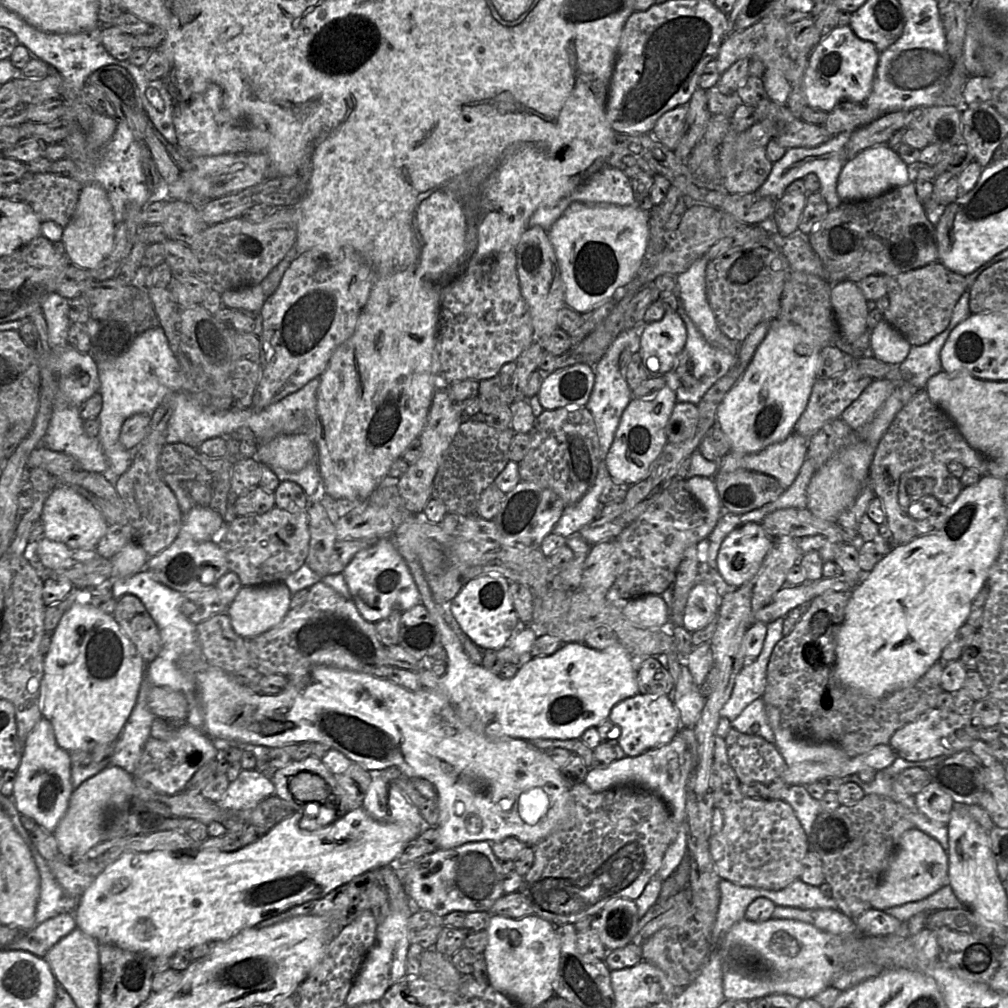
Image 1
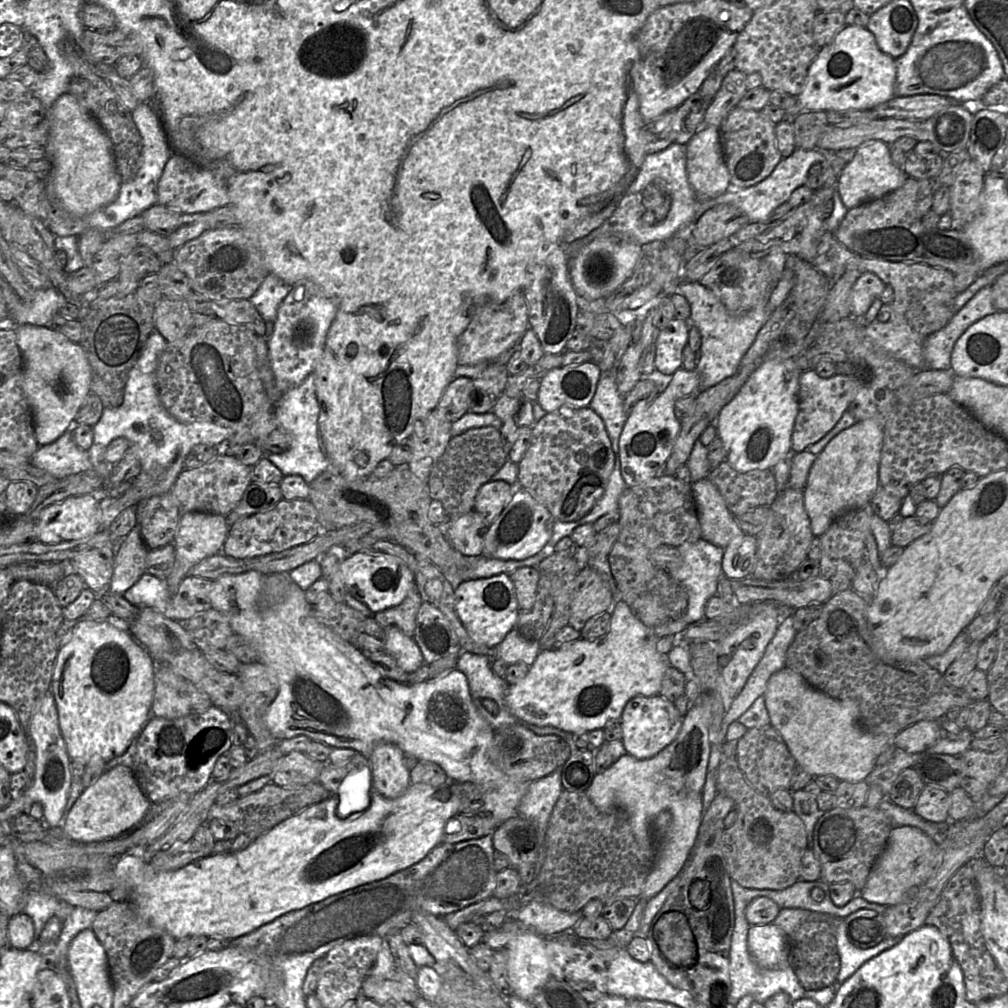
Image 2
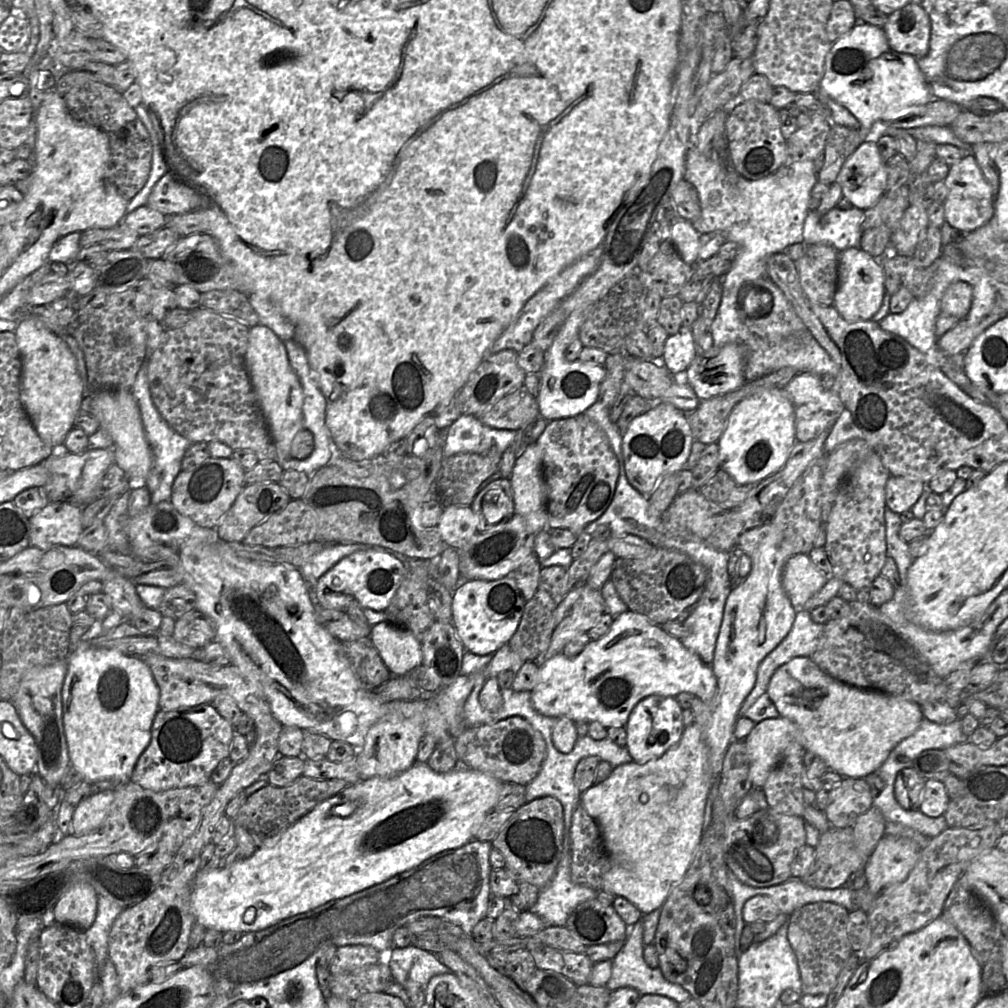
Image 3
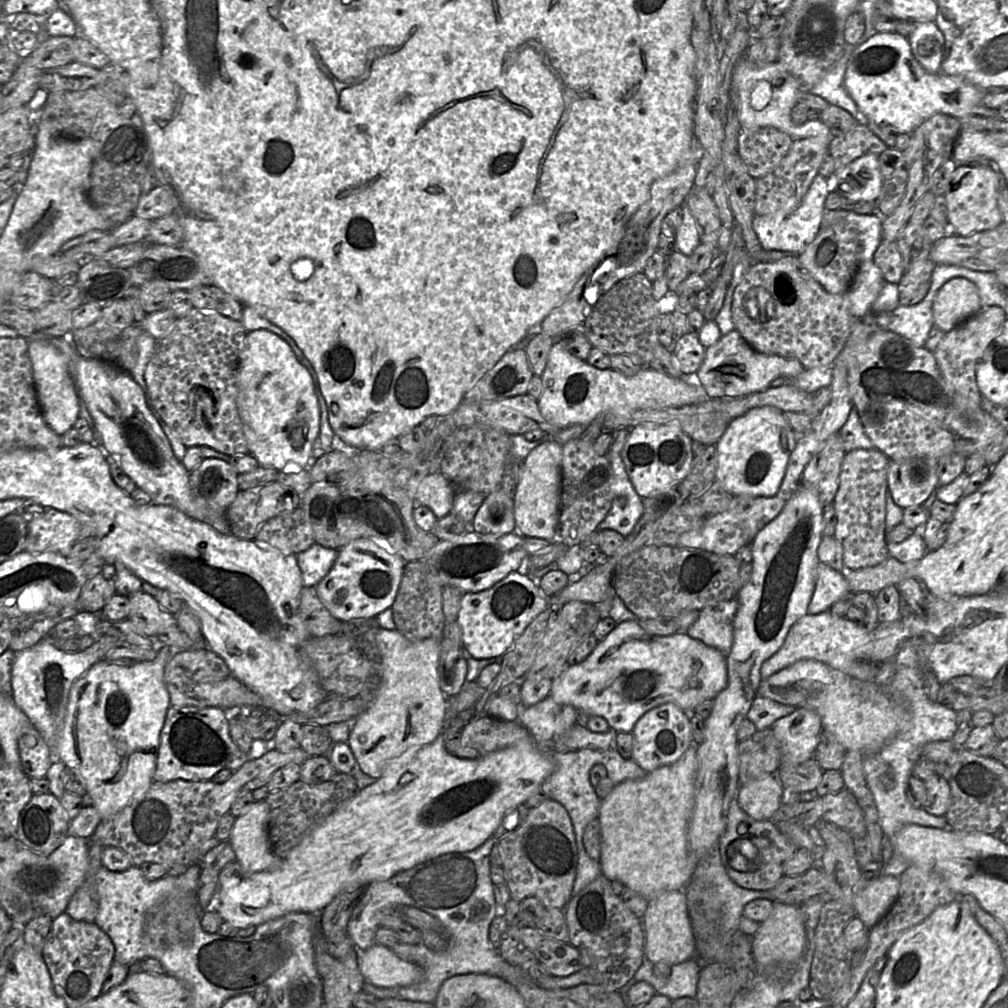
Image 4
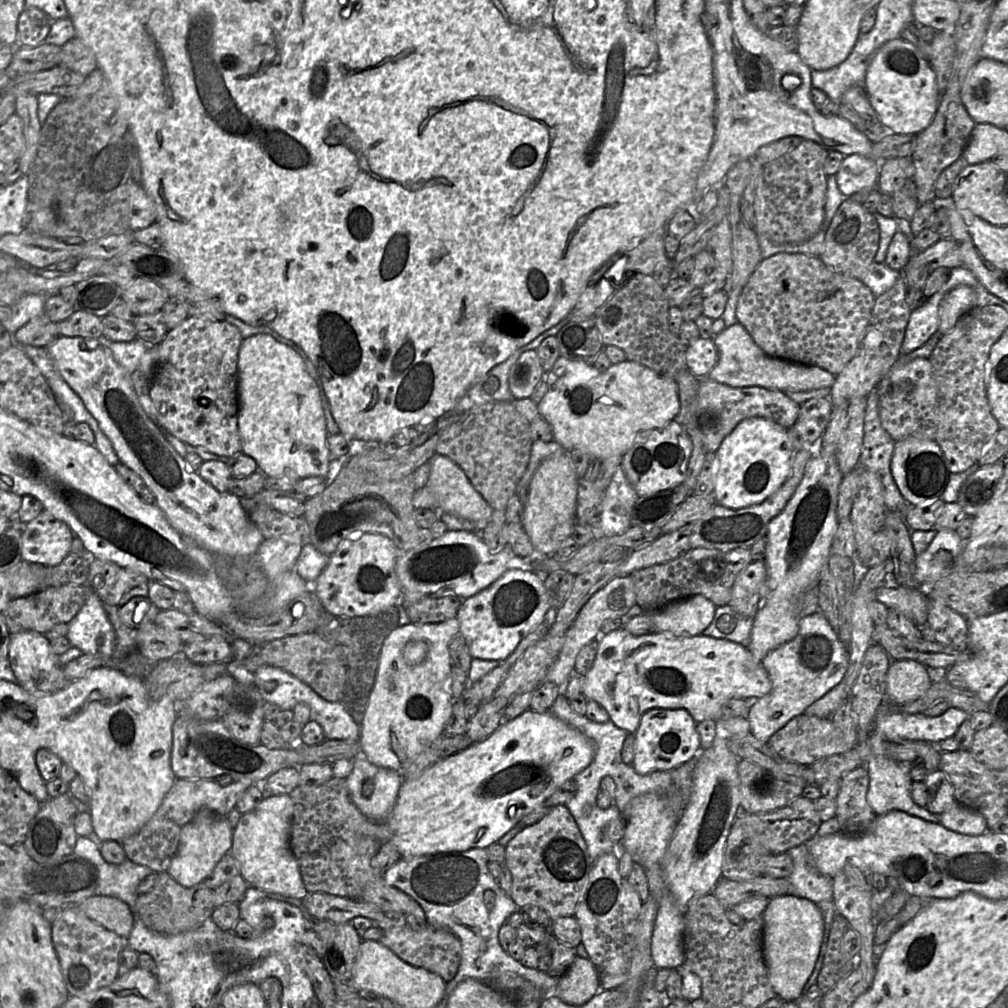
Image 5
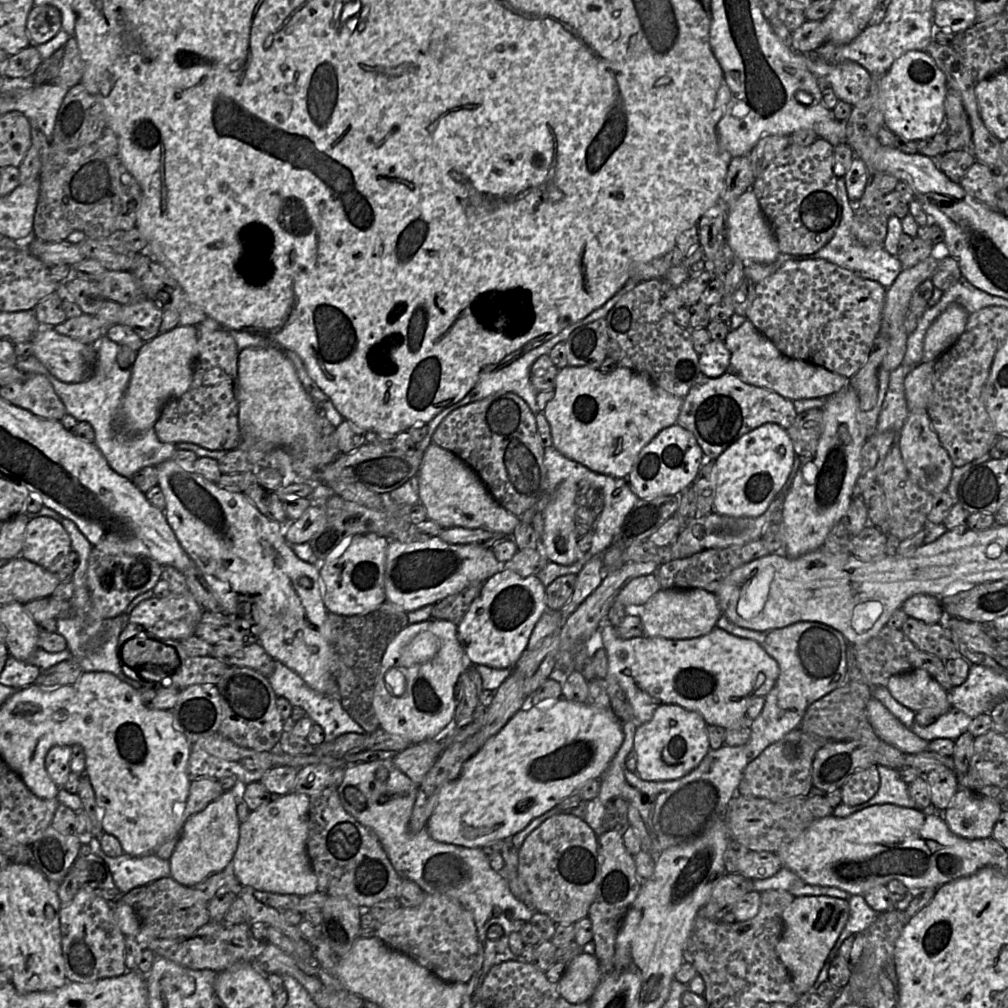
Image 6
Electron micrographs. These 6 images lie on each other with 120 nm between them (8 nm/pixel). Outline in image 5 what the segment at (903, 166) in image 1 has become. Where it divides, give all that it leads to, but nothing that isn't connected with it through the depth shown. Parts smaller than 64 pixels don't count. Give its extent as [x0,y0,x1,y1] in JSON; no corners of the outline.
[835,154,879,198]

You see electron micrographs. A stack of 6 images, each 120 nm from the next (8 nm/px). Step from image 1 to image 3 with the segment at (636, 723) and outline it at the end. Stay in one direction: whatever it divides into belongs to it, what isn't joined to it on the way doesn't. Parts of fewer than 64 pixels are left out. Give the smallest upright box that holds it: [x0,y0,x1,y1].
[625,696,684,764]

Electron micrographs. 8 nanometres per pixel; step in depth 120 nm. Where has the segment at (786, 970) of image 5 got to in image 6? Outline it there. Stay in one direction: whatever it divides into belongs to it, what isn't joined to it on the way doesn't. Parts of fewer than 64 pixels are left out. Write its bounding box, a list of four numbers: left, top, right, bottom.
[776,896,849,996]

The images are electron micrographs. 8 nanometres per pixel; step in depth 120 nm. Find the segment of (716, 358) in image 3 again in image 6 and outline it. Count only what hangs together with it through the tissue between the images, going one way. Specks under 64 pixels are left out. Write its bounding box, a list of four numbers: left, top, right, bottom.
[724,320,849,401]

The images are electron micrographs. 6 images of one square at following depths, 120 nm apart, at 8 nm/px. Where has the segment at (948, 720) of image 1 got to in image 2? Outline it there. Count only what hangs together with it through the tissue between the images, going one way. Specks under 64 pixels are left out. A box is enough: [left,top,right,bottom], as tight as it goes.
[893,720,941,754]

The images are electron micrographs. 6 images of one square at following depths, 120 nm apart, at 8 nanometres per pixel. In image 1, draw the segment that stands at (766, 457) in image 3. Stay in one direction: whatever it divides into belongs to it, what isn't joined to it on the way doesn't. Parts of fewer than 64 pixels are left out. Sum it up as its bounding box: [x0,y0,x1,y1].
[717,320,824,454]

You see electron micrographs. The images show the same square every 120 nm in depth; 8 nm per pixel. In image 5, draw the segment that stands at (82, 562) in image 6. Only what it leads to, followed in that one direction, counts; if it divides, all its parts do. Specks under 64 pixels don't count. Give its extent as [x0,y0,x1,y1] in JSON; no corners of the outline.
[66,590,116,667]

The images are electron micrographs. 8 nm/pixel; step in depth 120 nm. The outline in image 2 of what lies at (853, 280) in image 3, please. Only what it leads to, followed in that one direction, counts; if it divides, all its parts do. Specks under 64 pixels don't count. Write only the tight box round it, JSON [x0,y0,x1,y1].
[851,273,885,317]

